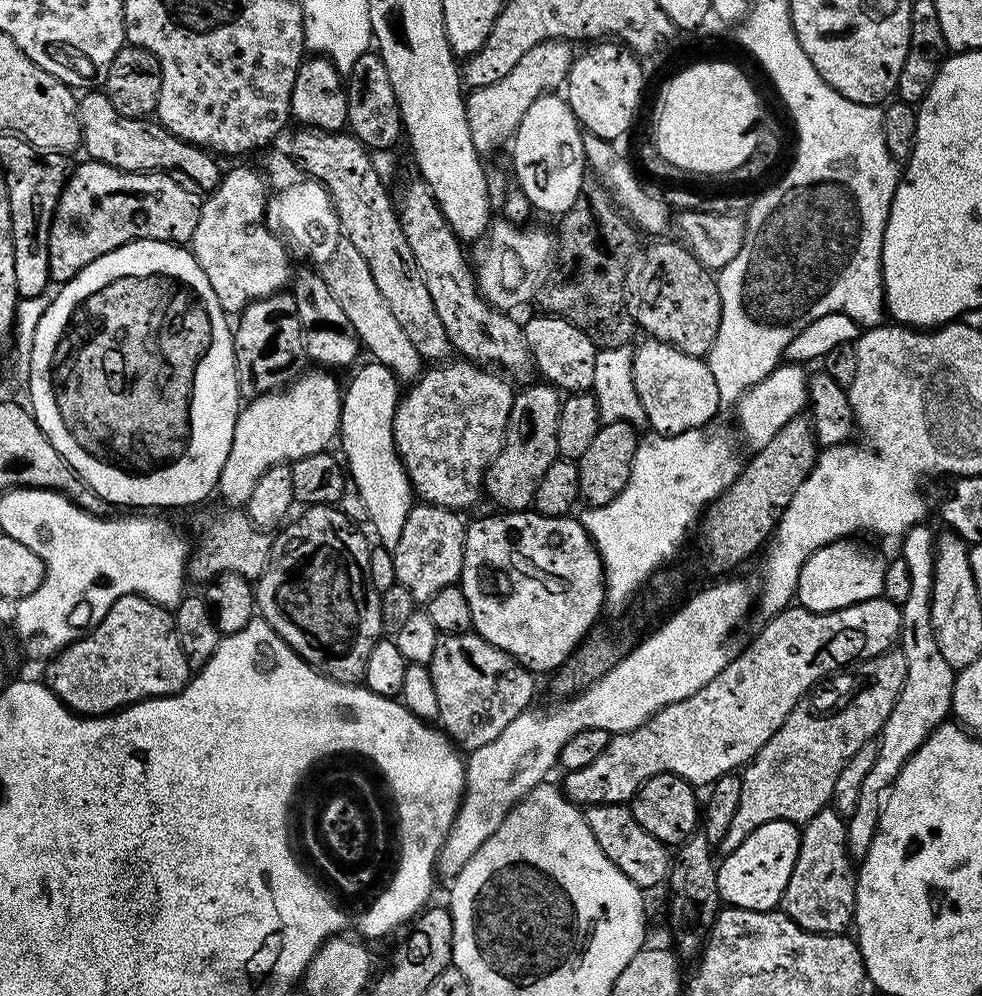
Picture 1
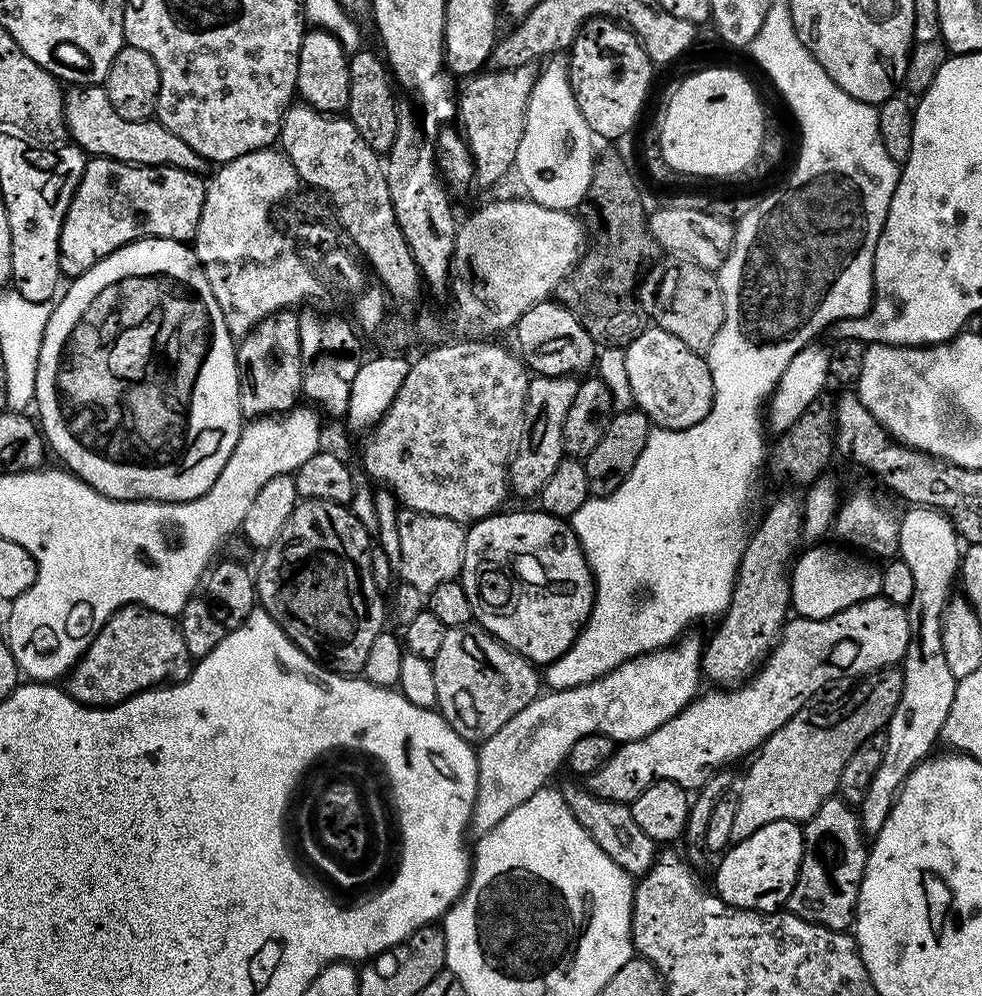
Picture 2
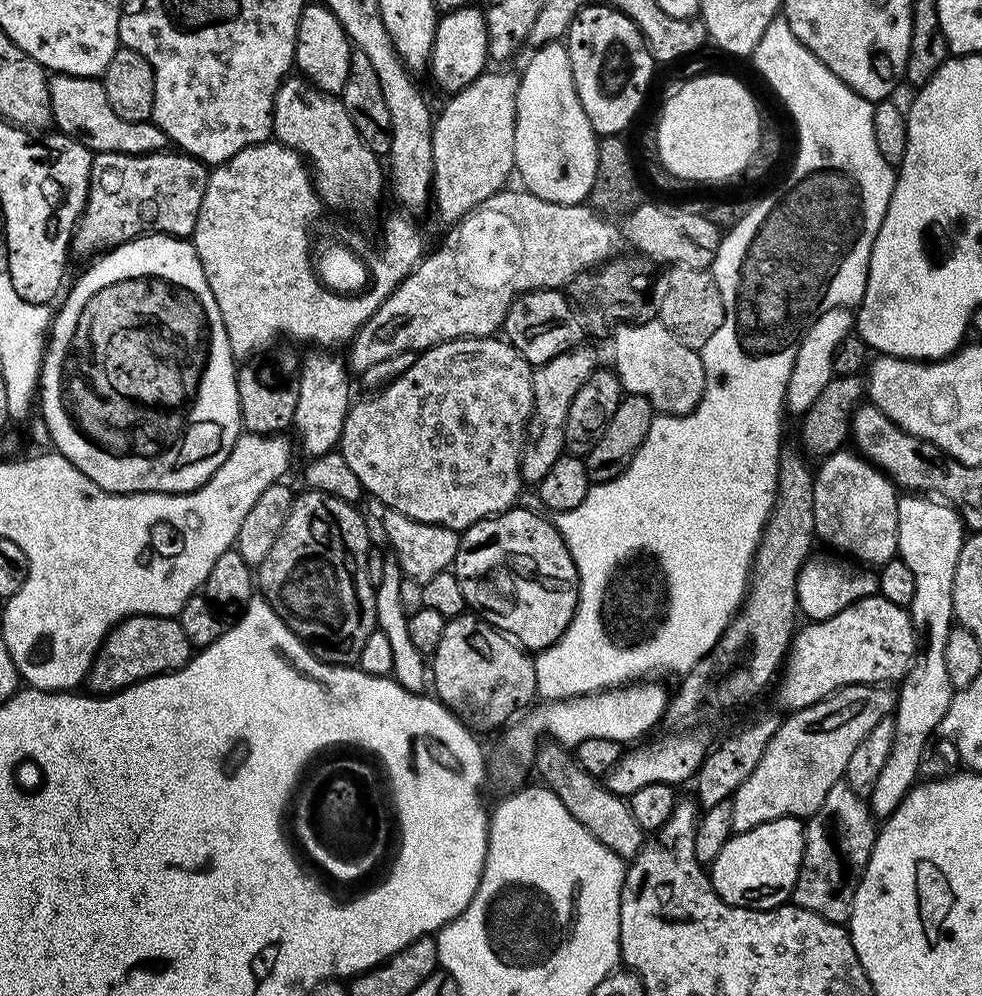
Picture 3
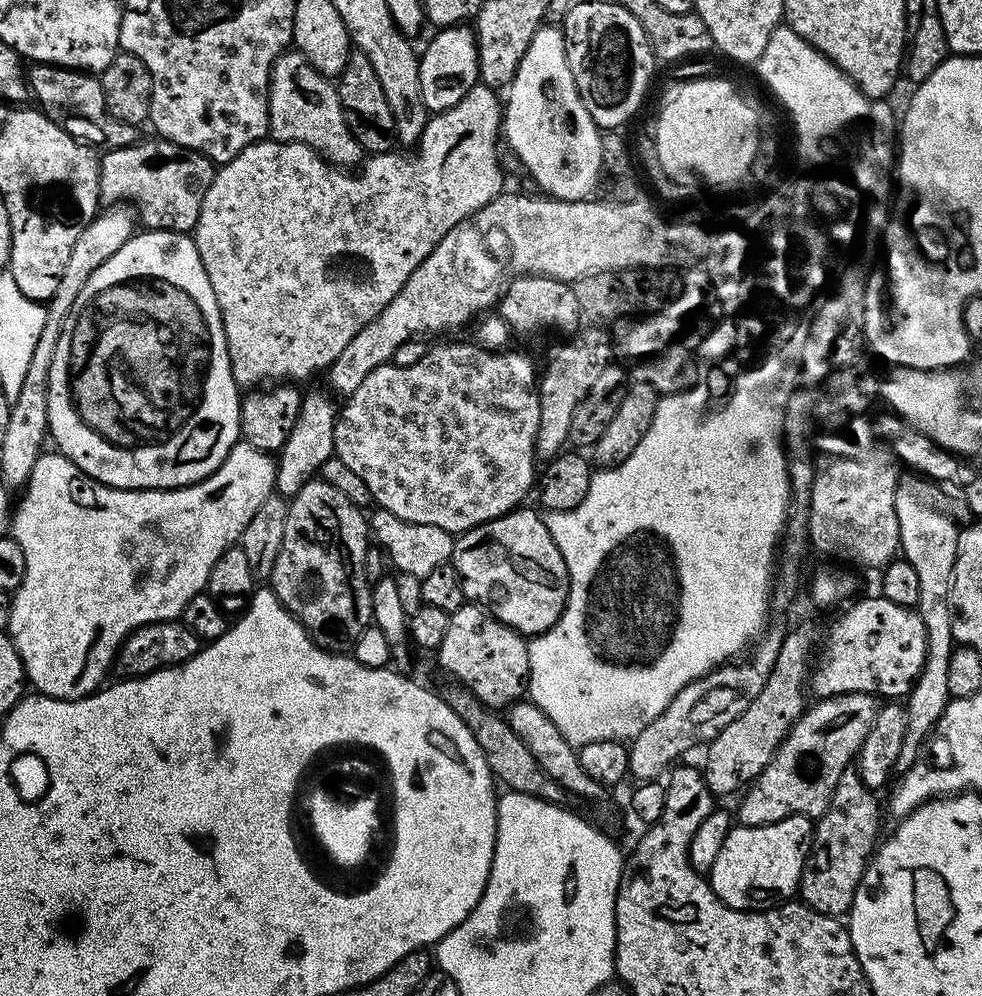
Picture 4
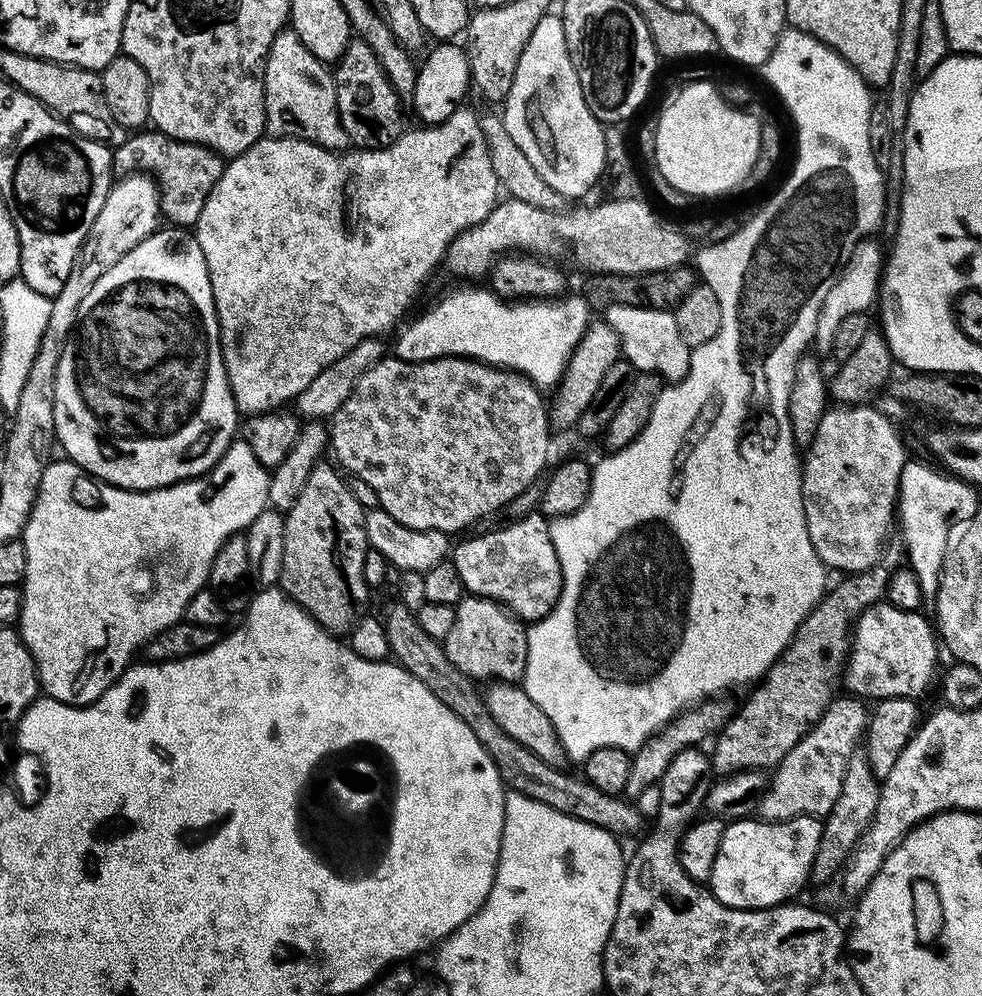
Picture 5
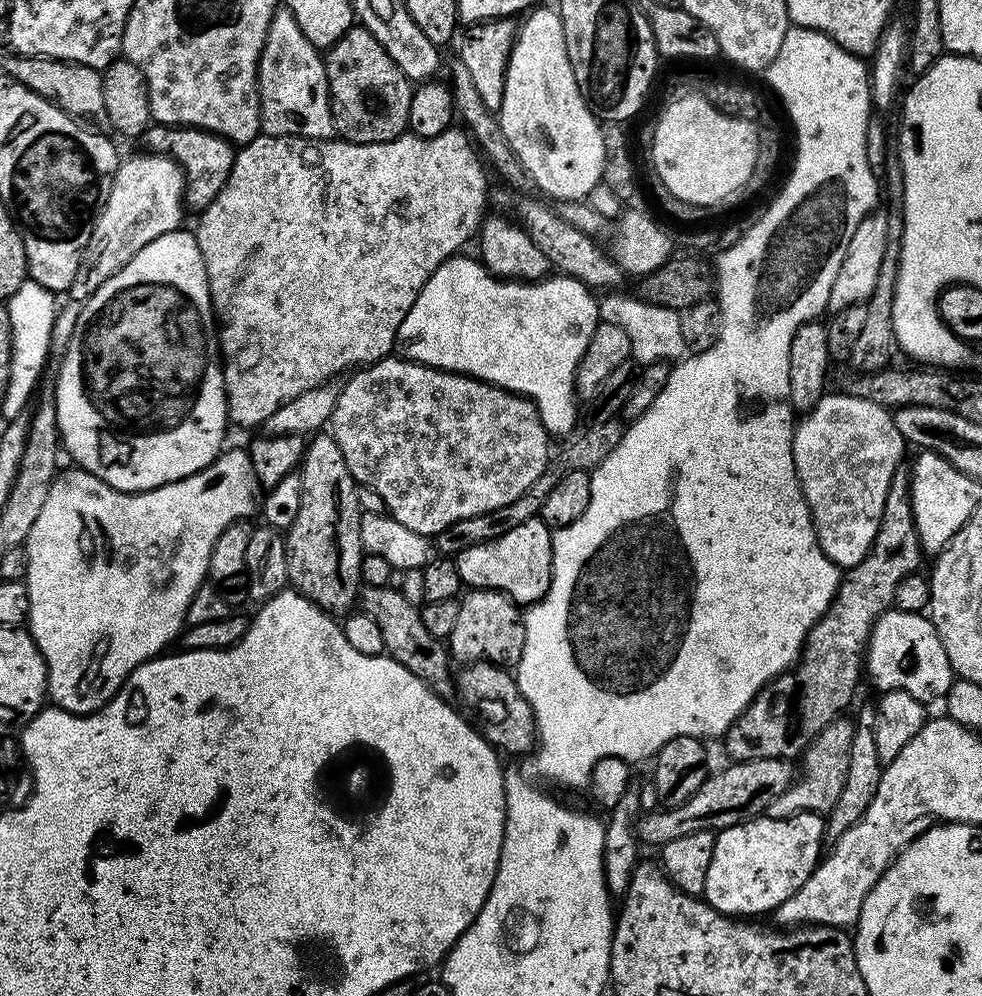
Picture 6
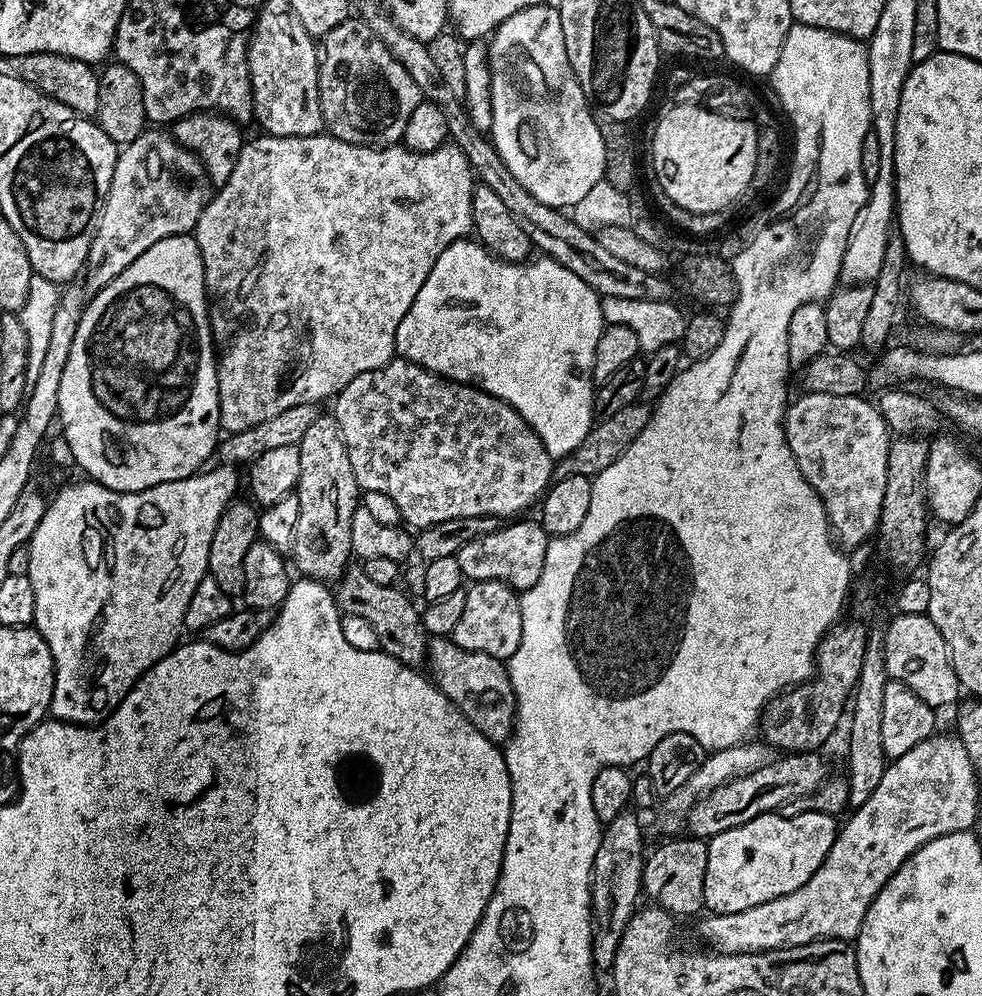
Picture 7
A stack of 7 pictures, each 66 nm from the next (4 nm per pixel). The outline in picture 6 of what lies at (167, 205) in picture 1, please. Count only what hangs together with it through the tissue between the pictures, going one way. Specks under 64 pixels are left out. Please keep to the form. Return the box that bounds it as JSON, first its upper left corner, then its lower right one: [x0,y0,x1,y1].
[142,123,237,214]

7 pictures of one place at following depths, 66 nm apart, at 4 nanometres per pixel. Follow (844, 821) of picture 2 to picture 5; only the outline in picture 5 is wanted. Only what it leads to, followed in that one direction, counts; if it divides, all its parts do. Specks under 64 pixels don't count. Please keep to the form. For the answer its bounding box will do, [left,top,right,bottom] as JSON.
[812,750,881,884]

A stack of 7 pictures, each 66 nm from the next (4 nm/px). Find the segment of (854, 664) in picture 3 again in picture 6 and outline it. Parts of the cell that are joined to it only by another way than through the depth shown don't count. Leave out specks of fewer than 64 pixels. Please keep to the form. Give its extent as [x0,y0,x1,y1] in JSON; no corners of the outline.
[864,610,954,702]

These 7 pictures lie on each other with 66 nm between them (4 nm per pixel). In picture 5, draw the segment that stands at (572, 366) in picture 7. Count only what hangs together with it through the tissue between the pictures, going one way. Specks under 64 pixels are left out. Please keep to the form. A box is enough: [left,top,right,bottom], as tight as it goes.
[395,286,590,390]

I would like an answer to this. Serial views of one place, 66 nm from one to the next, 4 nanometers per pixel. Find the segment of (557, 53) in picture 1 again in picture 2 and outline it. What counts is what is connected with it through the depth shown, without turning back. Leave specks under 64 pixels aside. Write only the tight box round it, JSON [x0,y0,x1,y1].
[458,64,537,184]

